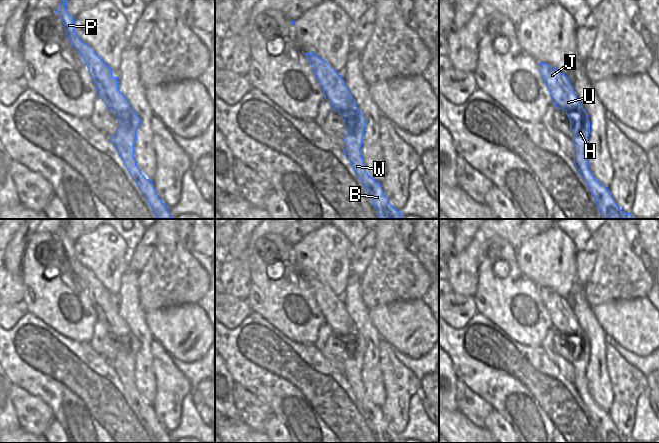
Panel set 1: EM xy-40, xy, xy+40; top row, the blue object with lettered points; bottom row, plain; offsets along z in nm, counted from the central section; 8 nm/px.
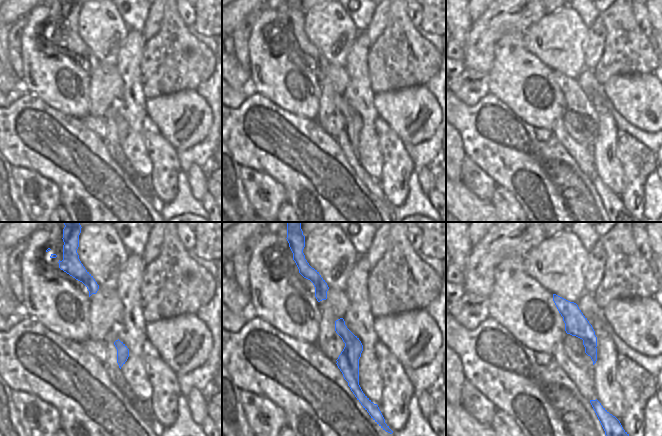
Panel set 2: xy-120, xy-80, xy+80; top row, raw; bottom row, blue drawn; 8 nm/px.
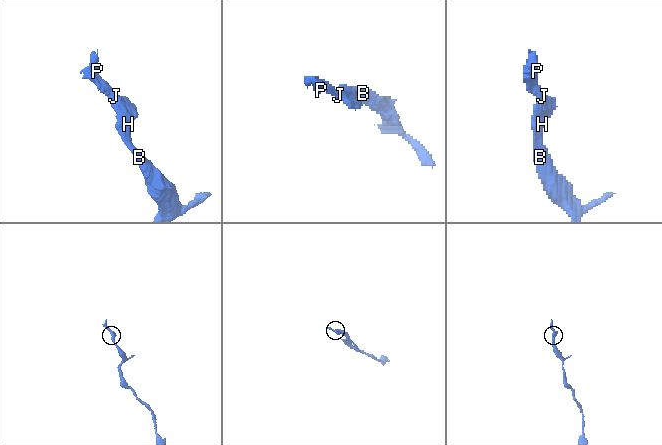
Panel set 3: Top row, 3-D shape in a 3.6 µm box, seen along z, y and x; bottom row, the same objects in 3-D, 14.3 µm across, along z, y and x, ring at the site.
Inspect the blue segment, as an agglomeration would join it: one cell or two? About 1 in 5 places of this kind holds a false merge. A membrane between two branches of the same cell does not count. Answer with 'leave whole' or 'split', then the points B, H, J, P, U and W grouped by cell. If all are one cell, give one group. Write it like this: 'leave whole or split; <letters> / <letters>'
leave whole; B H J P U W

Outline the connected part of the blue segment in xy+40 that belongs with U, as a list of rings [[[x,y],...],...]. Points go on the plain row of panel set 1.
[[[538,287],[538,294],[550,316],[556,333],[566,336],[572,354],[574,368],[574,388],[586,406],[603,443],[630,443],[614,425],[608,413],[599,407],[588,392],[586,366],[590,358],[590,345],[582,328],[578,324],[568,301],[547,287]]]

